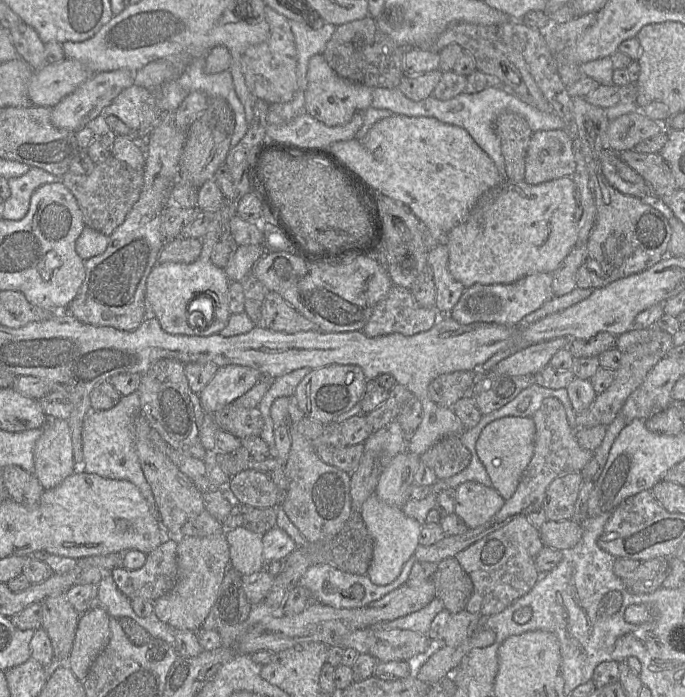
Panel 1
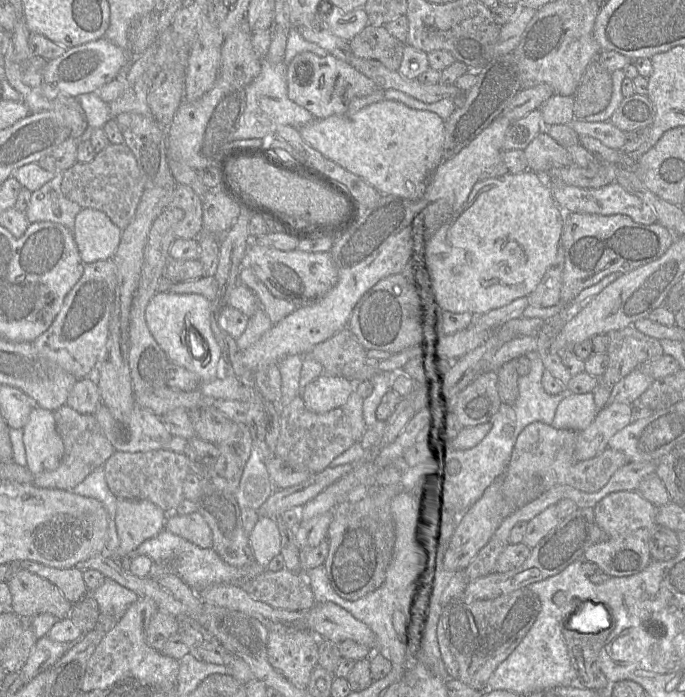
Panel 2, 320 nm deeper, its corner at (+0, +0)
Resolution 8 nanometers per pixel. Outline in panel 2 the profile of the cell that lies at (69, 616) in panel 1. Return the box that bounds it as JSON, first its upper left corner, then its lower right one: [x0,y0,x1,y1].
[7,565,73,620]

